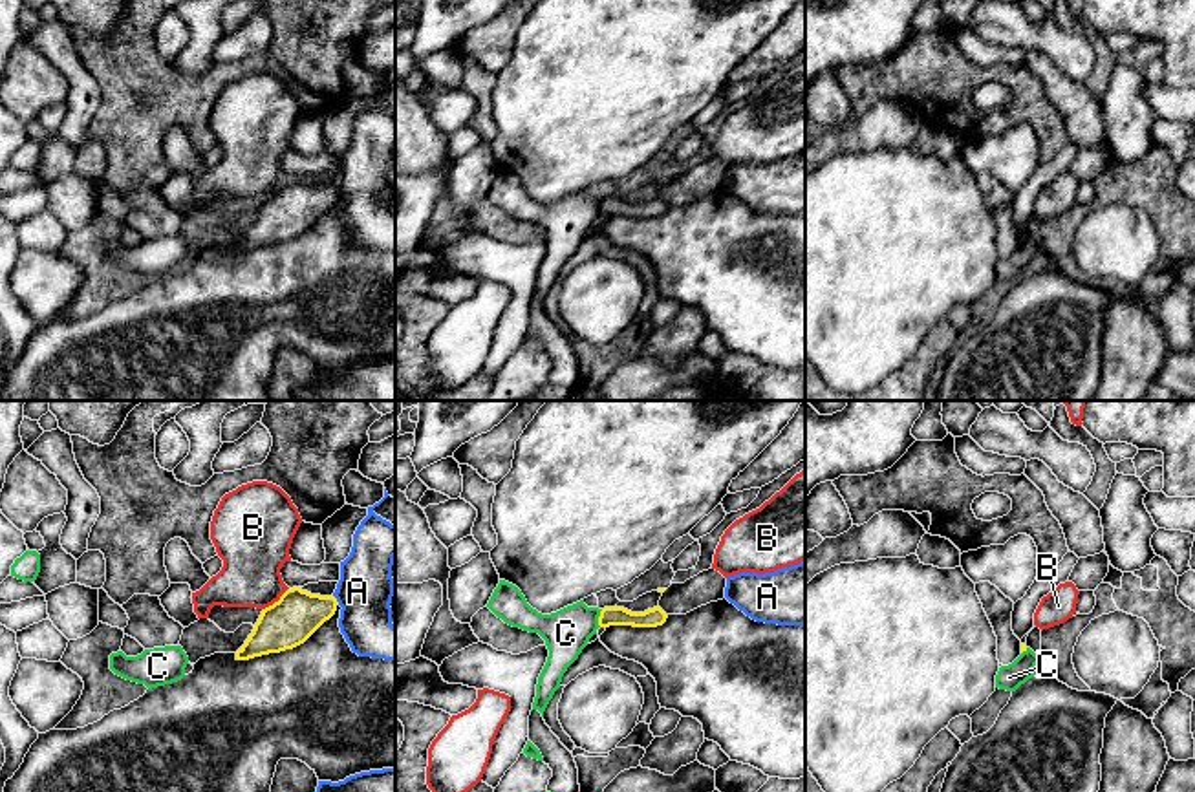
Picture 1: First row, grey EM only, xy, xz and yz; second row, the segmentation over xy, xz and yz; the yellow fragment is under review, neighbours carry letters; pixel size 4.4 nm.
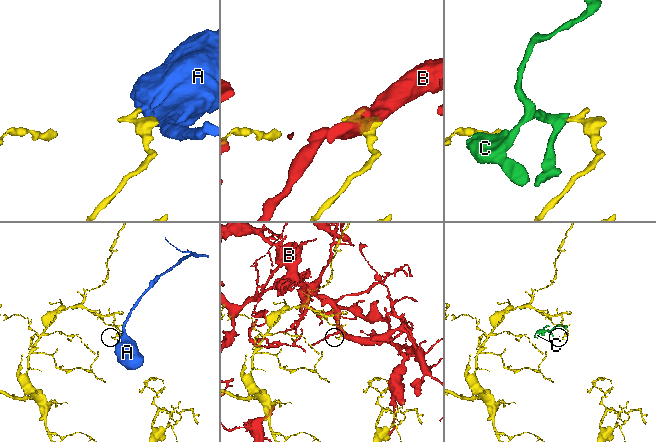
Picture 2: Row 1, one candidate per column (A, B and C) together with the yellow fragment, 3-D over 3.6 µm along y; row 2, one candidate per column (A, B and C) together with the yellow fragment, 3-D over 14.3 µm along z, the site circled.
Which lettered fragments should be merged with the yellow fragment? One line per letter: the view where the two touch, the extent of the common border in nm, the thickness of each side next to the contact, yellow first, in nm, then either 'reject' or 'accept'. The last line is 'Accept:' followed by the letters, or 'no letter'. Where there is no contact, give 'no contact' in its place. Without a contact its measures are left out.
A: meets yellow in xy; contact 60 nm long; 220 nm thick on the yellow side, 240 nm on the other; reject
B: meets yellow in xy; contact 150 nm long; 220 nm thick on the yellow side, 280 nm on the other; reject
C: meets yellow in xz; contact 80 nm long; 80 nm thick on the yellow side, 200 nm on the other; reject
Accept: no letter

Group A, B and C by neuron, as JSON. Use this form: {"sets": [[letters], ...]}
{"sets": [["A"], ["B"], ["C"]]}

